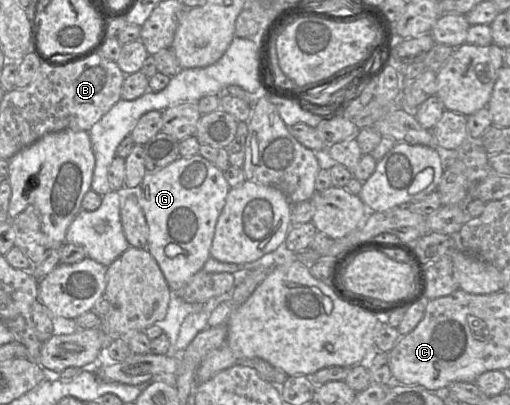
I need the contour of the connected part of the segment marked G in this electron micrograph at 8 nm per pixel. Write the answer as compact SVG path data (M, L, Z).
M200 154L180 157L153 173L146 173L141 183L139 204L145 215L149 235L147 251L158 263L170 289L179 291L200 271L210 256L210 248L218 217L225 205L230 186L223 171Z

